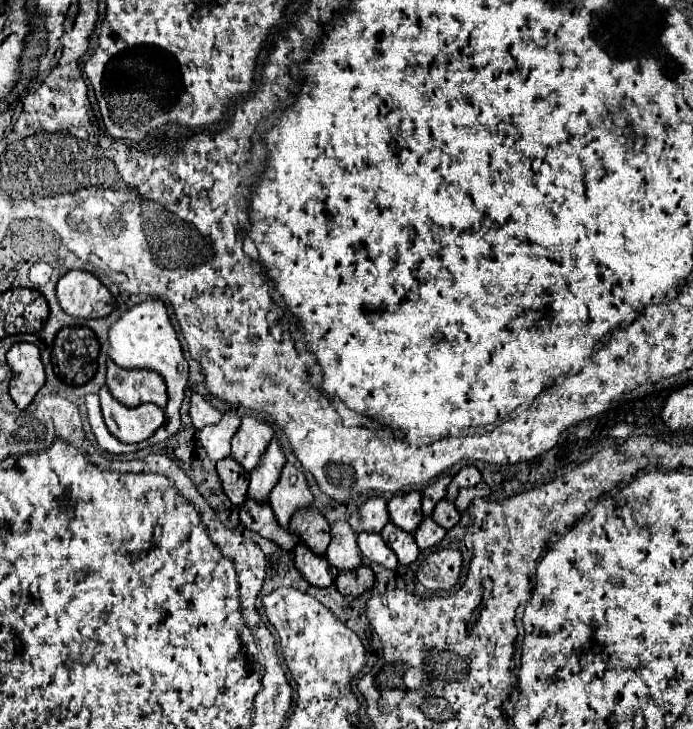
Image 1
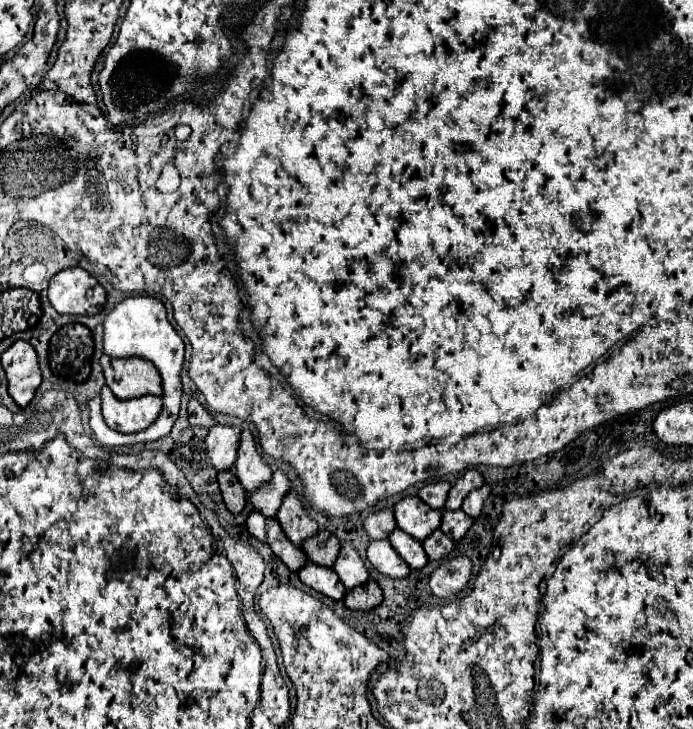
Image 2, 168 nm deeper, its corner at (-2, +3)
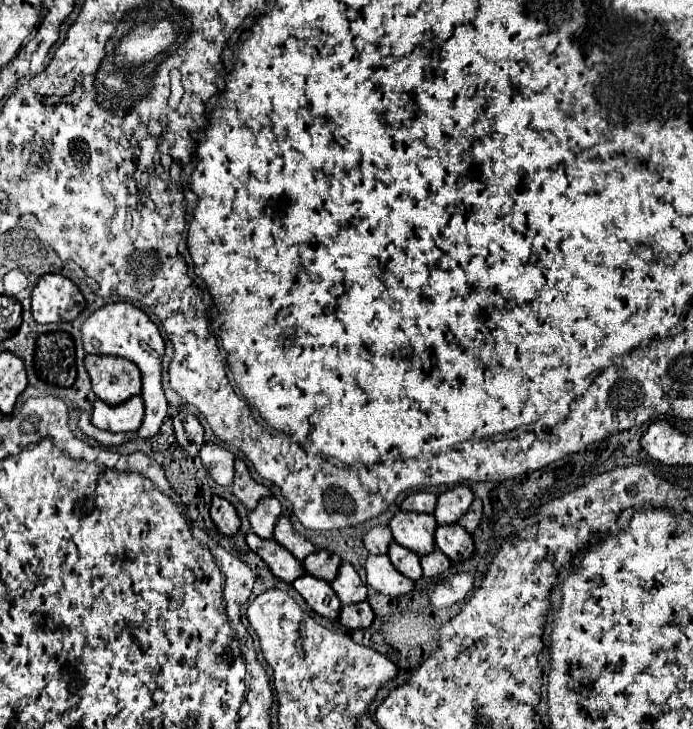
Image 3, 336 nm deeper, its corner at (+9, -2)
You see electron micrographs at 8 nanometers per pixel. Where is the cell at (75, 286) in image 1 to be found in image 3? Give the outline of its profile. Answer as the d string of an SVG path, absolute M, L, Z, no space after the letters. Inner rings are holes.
M49 273L43 275L35 285L31 309L37 323L73 321L85 309L85 299L73 281L59 273Z

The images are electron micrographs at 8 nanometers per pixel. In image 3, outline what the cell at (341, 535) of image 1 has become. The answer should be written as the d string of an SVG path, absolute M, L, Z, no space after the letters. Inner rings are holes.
M341 563L337 577L331 581L331 587L343 605L359 603L359 601L367 599L367 587L361 583L361 579L351 563Z

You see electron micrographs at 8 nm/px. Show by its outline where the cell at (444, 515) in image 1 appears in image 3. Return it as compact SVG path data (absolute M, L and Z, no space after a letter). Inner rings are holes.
M459 523L439 525L435 531L435 545L451 561L465 561L473 553L473 537Z

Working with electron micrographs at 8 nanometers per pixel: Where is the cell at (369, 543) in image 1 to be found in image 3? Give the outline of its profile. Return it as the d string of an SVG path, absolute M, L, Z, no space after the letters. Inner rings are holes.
M369 555L365 563L365 571L367 571L367 585L371 585L379 593L399 597L413 589L413 581L403 577L393 567L387 555Z

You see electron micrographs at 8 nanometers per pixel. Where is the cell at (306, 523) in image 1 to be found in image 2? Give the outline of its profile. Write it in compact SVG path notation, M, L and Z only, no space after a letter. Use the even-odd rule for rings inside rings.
M320 530L316 536L312 536L304 542L302 550L306 552L310 562L314 562L318 566L332 568L332 564L336 562L336 556L340 552L340 542L328 530Z

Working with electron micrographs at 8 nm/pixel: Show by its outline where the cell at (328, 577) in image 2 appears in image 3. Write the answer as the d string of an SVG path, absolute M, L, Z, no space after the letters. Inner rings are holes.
M303 575L293 581L293 587L299 591L299 595L307 601L307 605L315 613L319 613L327 619L337 619L341 601L339 601L337 593L333 593L333 589L327 581L321 581L313 575Z

